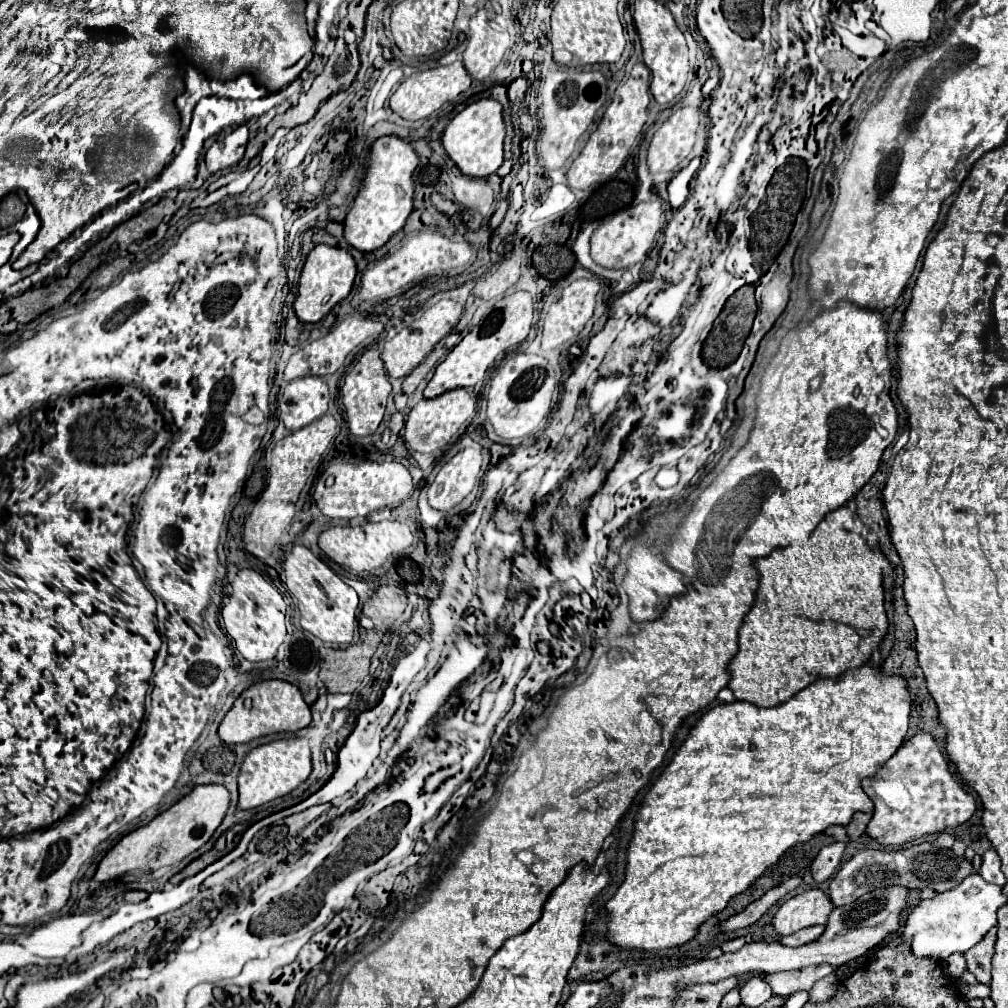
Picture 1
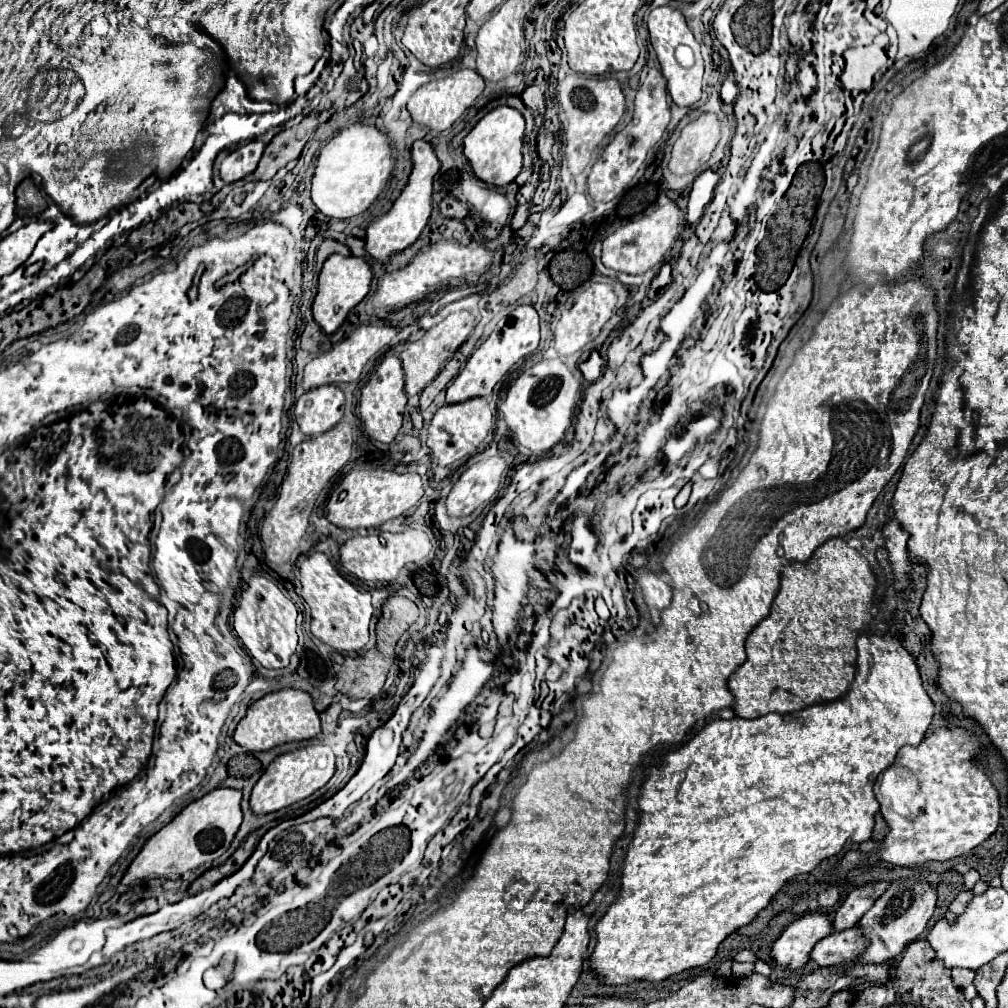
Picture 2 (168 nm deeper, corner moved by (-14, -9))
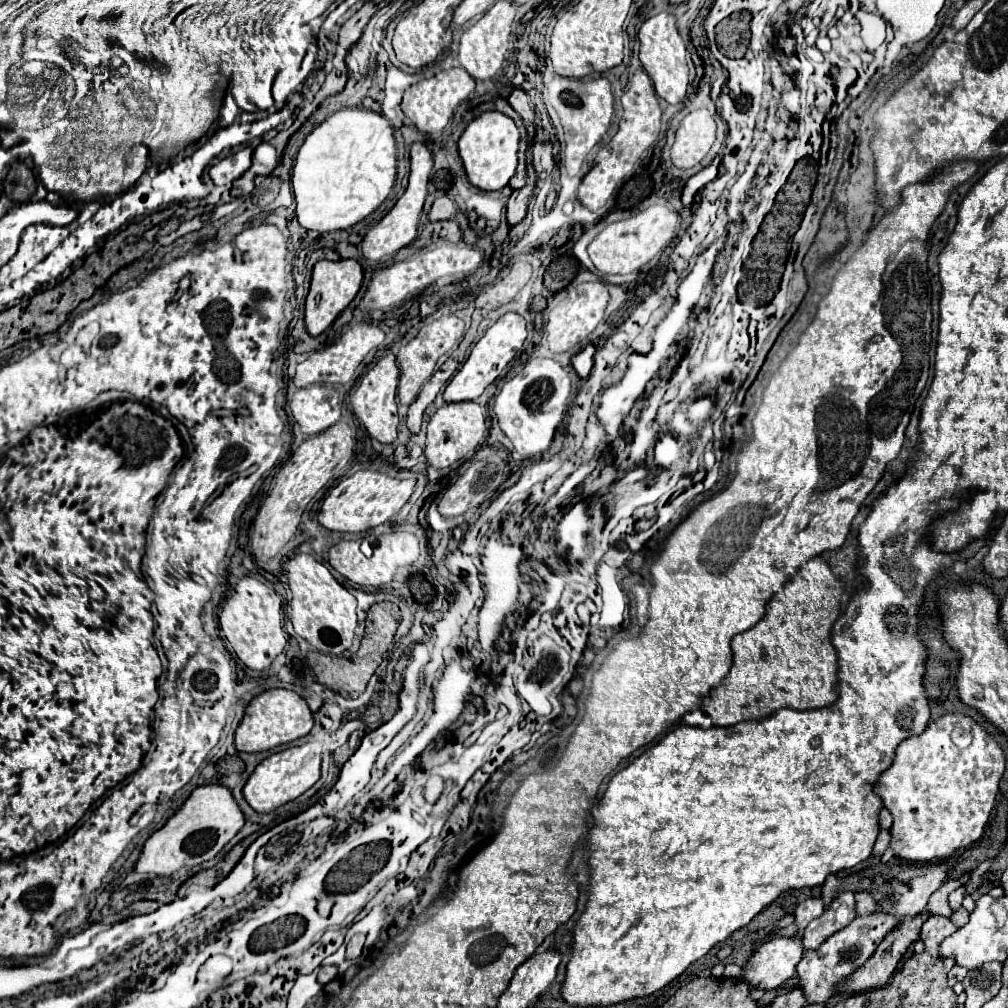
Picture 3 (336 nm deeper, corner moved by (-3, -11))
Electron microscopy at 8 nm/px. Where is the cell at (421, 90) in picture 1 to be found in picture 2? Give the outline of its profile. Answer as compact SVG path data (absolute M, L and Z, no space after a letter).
M459 70L447 78L433 80L425 86L421 86L409 100L407 110L413 118L413 122L423 124L431 130L445 130L449 128L475 100L477 96L485 90L485 80L475 72L475 70Z

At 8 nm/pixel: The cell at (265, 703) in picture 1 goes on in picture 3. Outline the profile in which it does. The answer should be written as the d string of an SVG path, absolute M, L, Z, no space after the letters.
M274 688L274 690L262 692L248 704L244 720L240 722L234 734L234 742L238 752L264 752L280 744L298 740L306 736L310 730L312 730L312 712L308 704L292 690Z

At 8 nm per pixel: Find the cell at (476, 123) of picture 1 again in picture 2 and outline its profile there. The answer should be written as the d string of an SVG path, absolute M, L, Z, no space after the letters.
M497 106L475 124L475 128L465 136L463 144L465 144L465 156L479 180L495 186L507 186L517 178L523 166L523 156L521 156L523 130L525 130L525 120L521 112L511 106Z

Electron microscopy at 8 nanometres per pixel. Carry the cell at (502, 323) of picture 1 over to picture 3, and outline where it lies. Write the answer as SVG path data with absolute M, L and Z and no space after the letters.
M508 312L504 314L494 326L486 330L486 334L476 342L472 348L468 360L464 366L458 370L458 374L452 378L452 382L444 390L444 400L446 402L462 402L462 400L476 400L498 376L500 372L508 366L508 362L516 356L516 352L522 348L526 340L526 320L520 314Z

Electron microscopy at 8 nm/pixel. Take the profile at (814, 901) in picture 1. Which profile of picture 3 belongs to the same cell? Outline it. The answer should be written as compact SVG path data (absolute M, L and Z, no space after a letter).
M800 938L768 940L742 966L742 980L748 982L750 990L778 988L796 972L802 952Z

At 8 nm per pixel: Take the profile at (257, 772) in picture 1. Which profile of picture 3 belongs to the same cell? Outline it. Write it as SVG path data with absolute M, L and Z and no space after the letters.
M306 742L300 746L292 746L270 754L264 758L256 770L252 772L250 780L244 786L244 798L256 812L270 812L278 806L298 798L308 788L312 788L320 778L320 762L322 762L322 744L320 742Z

